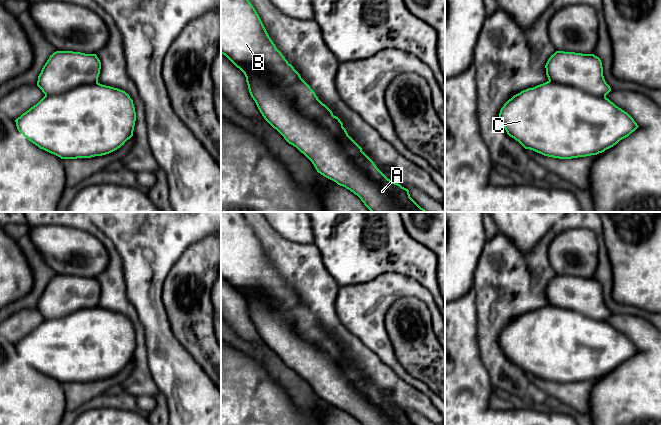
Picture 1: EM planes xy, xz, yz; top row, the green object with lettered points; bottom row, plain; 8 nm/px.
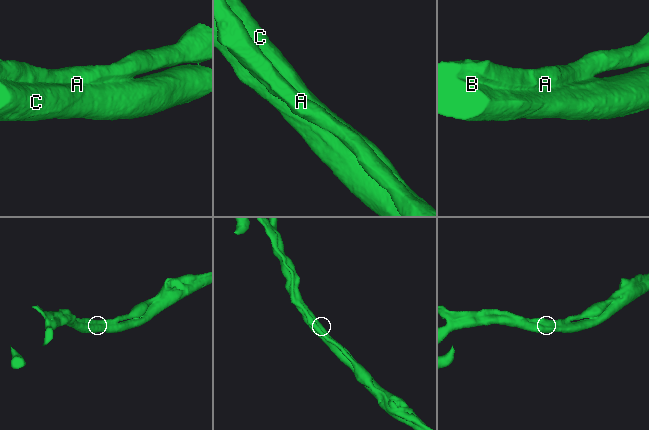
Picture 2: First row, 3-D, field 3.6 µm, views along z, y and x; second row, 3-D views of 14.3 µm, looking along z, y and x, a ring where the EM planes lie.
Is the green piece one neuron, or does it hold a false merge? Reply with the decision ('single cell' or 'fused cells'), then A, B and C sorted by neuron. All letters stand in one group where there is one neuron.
fused cells; A / B C

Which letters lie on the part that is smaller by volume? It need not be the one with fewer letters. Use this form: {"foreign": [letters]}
{"foreign": ["A"]}

